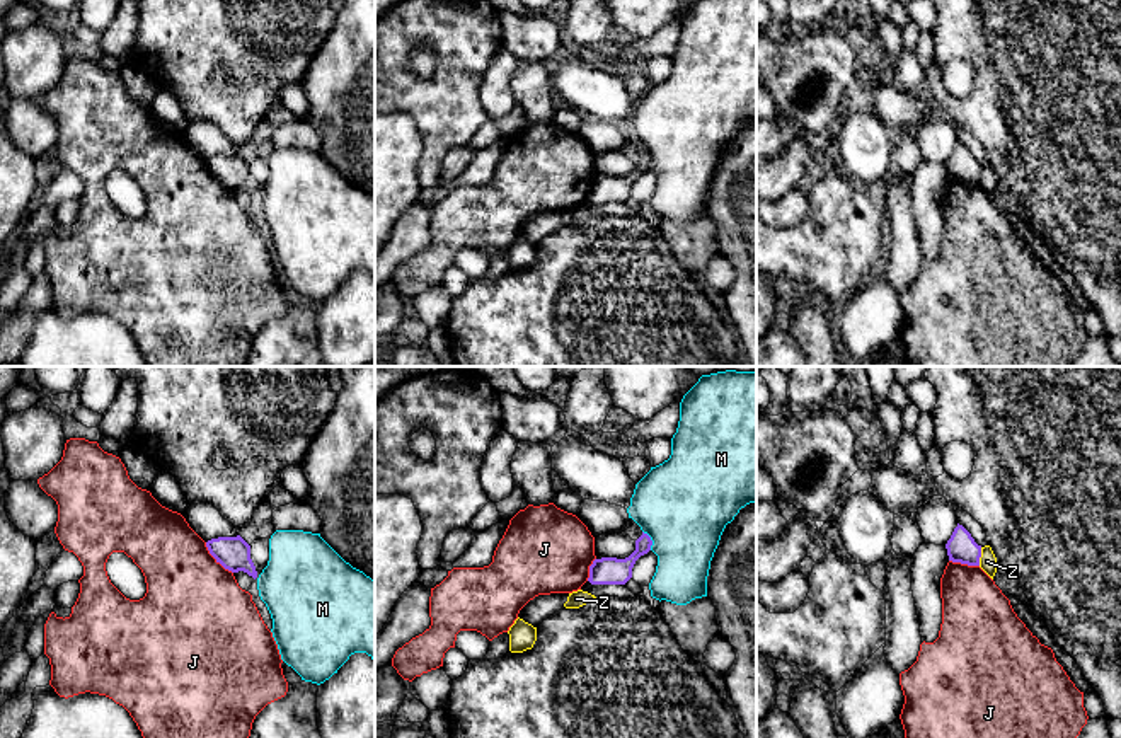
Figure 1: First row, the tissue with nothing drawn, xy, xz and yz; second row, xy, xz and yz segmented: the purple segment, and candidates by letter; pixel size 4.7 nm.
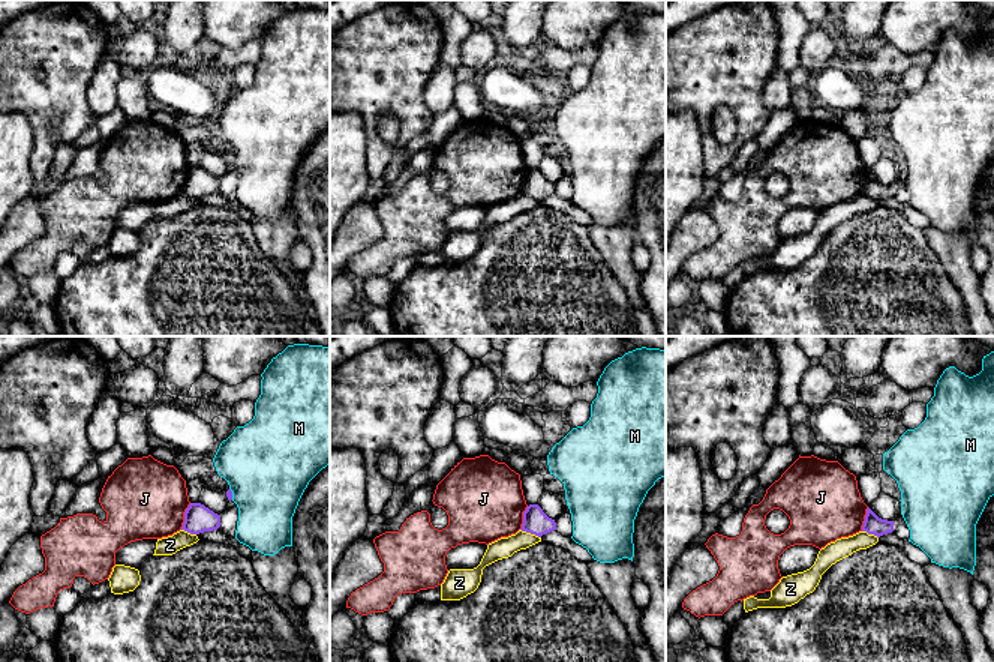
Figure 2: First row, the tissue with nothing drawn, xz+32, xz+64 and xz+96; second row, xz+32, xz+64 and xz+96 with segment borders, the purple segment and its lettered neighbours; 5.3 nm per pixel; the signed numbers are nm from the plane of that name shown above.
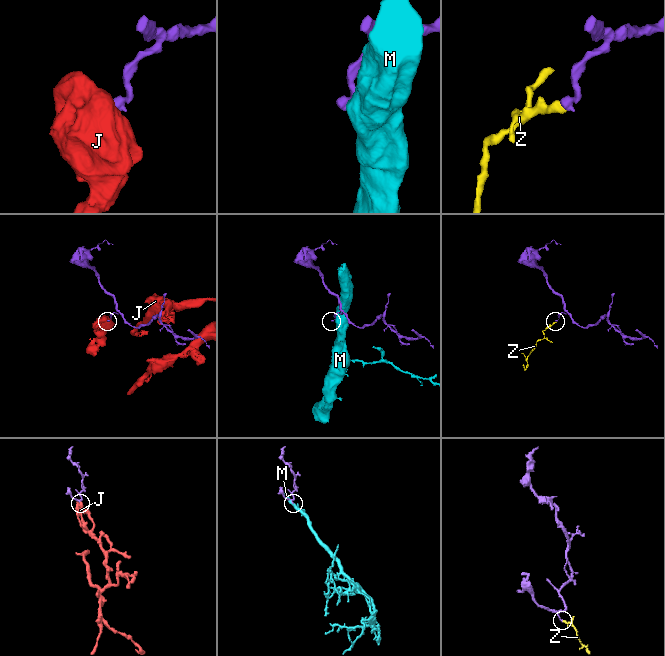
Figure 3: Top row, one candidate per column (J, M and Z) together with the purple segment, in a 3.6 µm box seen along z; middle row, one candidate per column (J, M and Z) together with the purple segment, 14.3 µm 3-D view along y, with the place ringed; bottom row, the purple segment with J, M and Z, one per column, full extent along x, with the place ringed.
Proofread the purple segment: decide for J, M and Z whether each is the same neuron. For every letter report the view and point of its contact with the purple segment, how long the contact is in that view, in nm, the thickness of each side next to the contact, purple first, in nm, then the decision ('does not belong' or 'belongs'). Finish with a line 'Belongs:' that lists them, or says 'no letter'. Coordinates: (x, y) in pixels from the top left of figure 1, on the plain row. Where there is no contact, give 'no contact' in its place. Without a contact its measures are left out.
J: xy (217, 178) | 200 nm | 160/460 nm | does not belong
M: xz (651, 159) | 100 nm | 130/440 nm | does not belong
Z: yz (980, 174) | 90 nm | 140/80 nm | does not belong
Belongs: no letter

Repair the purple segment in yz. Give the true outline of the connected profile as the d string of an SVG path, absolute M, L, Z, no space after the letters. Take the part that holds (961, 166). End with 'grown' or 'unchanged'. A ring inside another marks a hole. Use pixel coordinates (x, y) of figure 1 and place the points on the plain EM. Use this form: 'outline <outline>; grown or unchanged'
outline M957 141L946 162L949 179L968 184L980 184L981 164L974 160L971 152Z; unchanged

